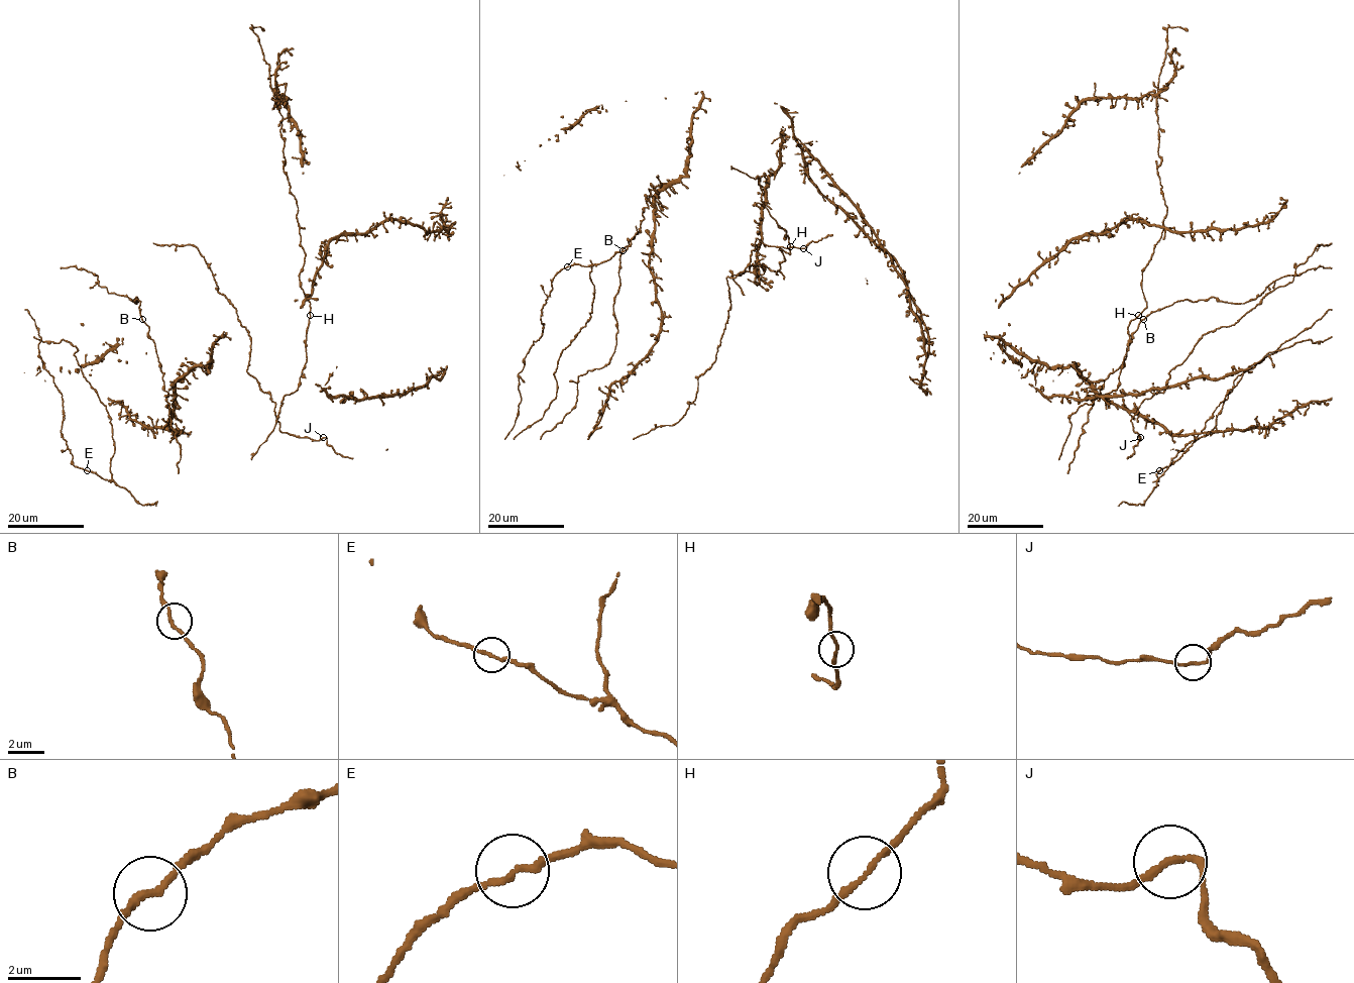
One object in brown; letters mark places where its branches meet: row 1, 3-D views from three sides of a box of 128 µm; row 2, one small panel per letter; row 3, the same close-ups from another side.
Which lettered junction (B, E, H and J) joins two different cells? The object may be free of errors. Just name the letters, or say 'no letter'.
no letter

